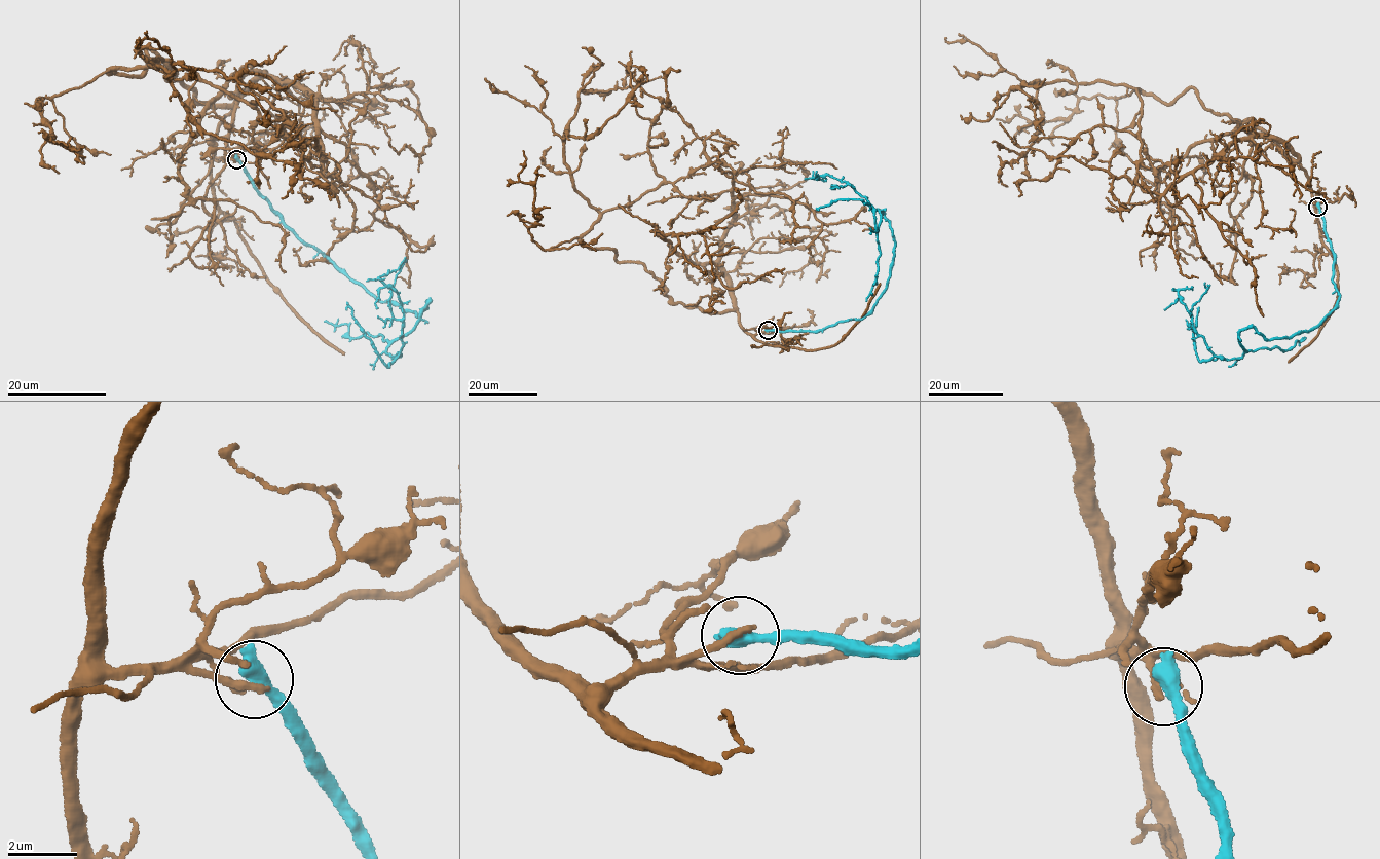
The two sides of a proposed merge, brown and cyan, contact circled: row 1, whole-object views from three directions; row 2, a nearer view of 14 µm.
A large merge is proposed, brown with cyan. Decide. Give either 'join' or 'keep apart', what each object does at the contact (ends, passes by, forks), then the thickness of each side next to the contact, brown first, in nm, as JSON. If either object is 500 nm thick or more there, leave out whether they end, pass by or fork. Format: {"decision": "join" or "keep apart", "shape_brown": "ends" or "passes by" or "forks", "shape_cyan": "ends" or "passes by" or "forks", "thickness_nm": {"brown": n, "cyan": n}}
{"decision": "keep apart", "thickness_nm": {"brown": 240, "cyan": 550}}

